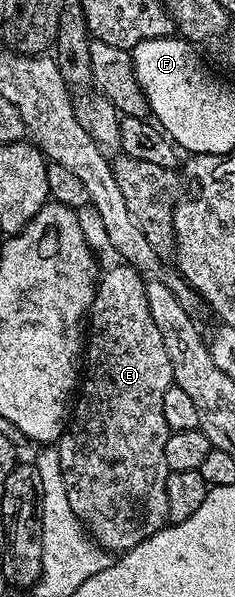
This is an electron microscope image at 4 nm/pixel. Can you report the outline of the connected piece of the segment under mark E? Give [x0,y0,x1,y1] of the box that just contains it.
[58,262,173,554]

